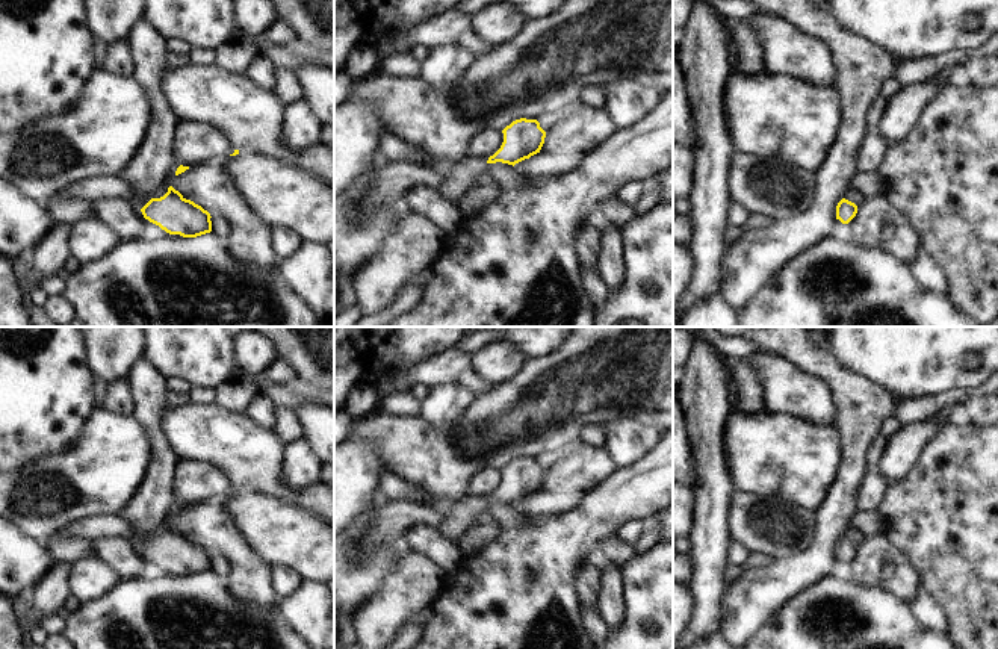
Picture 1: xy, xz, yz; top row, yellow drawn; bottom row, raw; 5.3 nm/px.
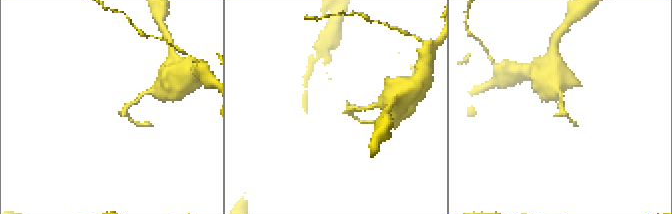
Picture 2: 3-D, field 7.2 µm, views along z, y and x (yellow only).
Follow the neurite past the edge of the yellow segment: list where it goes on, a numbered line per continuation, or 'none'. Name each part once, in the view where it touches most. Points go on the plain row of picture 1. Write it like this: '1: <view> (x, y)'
1: xy (138, 542)

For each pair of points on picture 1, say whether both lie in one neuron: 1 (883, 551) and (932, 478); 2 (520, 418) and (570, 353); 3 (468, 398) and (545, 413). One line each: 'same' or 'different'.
1: different
2: same
3: different

